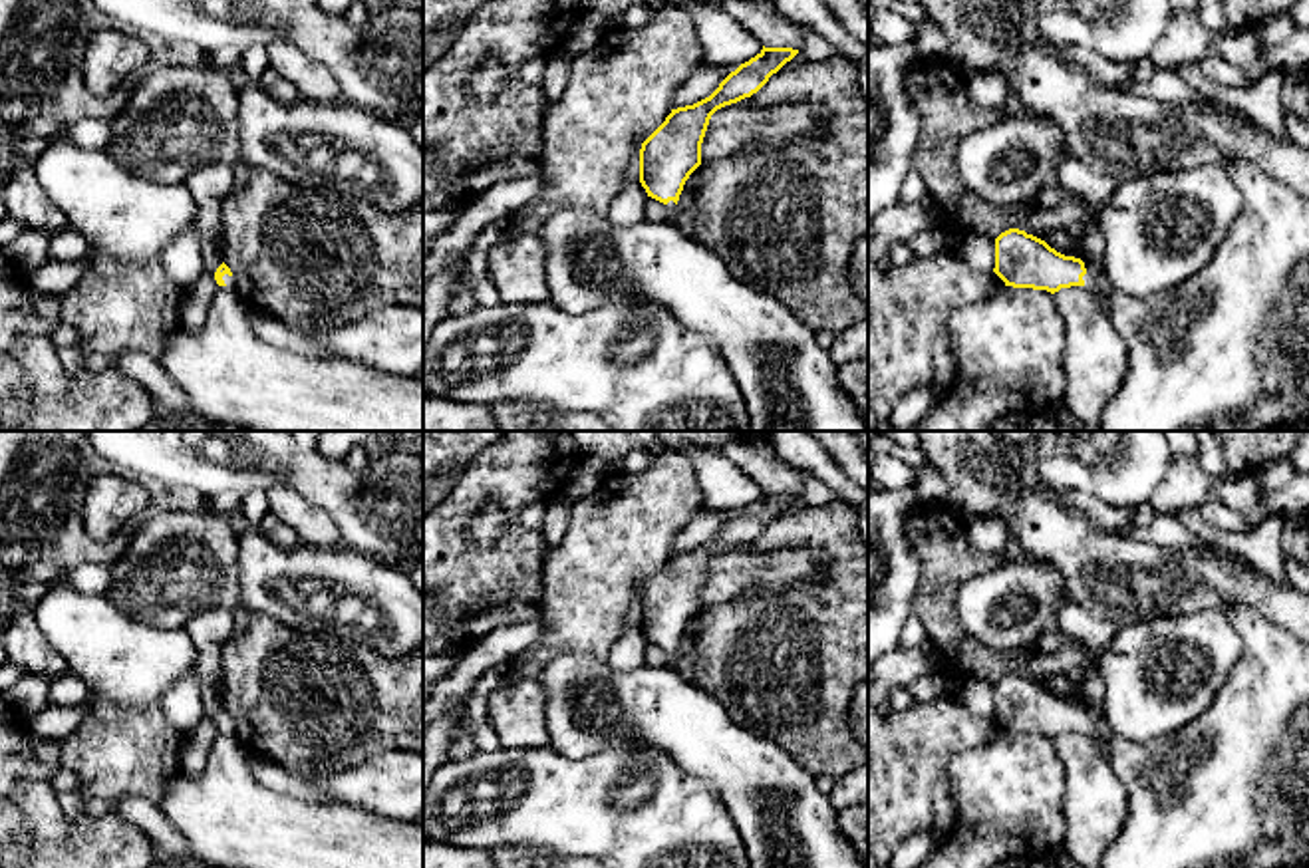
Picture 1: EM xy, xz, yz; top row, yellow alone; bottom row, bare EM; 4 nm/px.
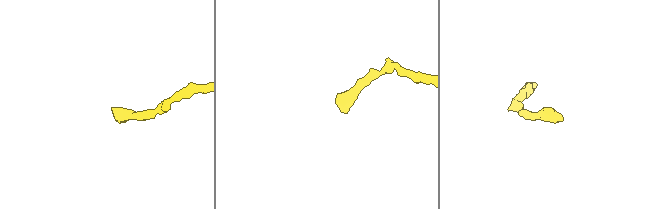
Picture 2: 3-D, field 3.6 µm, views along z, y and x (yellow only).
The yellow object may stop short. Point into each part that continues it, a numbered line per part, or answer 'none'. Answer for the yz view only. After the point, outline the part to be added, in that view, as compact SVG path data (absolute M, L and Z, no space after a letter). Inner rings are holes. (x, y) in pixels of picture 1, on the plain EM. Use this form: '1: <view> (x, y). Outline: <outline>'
1: yz (1230, 789). Outline: M1236 602L1224 614L1241 638L1241 655L1214 703L1198 719L1172 735L1146 743L1134 743L1116 735L1104 719L1096 723L1083 721L1085 731L1104 743L1106 751L1102 757L1128 795L1124 828L1104 852L1100 868L1309 868L1309 646L1245 604Z

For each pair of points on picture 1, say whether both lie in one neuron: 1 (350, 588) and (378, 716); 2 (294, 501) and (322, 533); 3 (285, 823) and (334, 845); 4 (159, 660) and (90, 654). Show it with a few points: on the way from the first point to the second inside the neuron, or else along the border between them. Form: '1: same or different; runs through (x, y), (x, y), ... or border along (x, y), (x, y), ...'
1: different; border along (372, 650), (402, 658)
2: same; runs through (298, 509), (314, 525)
3: same; runs through (296, 835), (306, 845), (322, 845)
4: same; runs through (142, 662), (114, 662), (108, 656)

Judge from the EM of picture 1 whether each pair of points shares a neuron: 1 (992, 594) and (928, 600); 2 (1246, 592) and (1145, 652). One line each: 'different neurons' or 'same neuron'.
1: different neurons
2: different neurons

